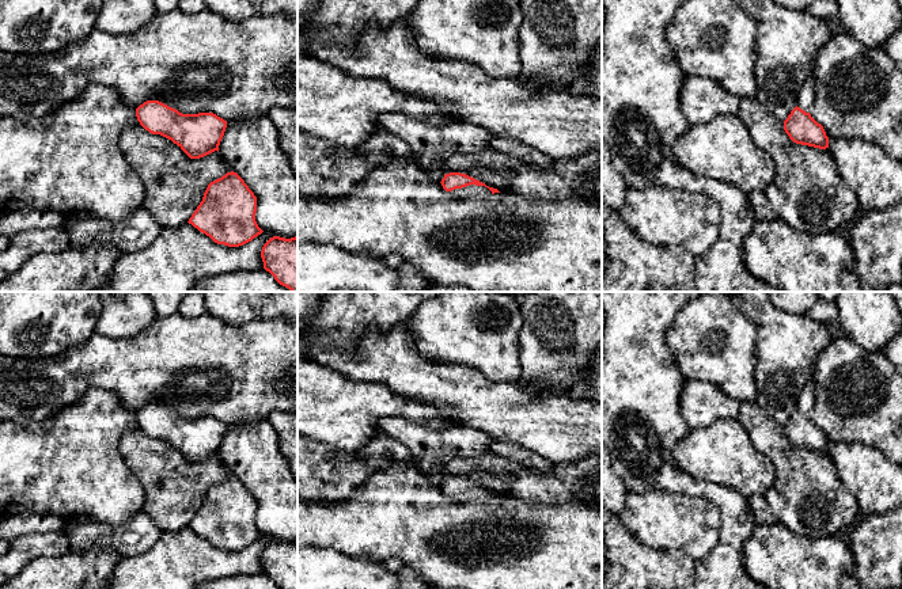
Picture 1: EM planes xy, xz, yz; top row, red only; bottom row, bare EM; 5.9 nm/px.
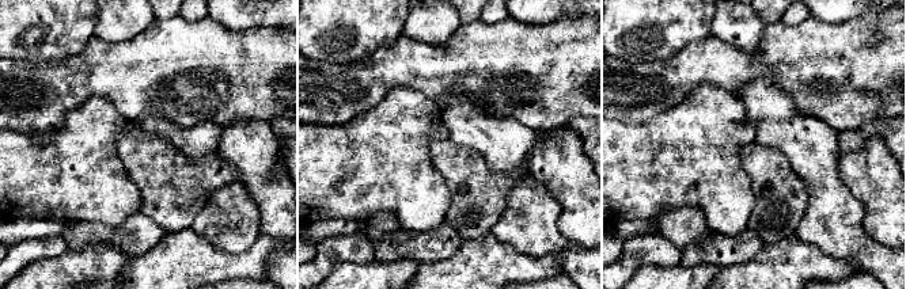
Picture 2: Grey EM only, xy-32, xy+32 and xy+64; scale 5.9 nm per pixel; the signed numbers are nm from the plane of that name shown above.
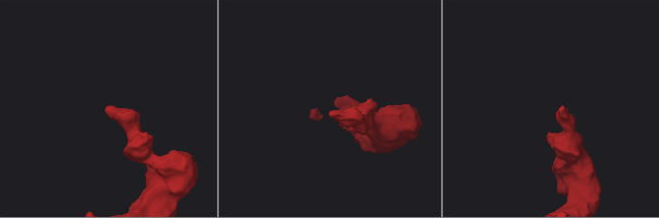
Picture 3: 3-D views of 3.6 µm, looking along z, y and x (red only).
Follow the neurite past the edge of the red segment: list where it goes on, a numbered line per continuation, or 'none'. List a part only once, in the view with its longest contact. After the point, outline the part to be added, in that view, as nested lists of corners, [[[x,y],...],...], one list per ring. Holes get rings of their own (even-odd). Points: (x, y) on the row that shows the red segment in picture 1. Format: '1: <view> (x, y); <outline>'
1: xz (469, 192); [[[470,185],[462,189],[455,189],[448,191],[458,198],[477,198],[477,197],[488,197],[492,191],[485,186]]]

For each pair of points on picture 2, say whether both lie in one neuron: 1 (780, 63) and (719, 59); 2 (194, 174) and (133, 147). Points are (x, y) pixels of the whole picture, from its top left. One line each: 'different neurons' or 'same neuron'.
1: same neuron
2: same neuron

